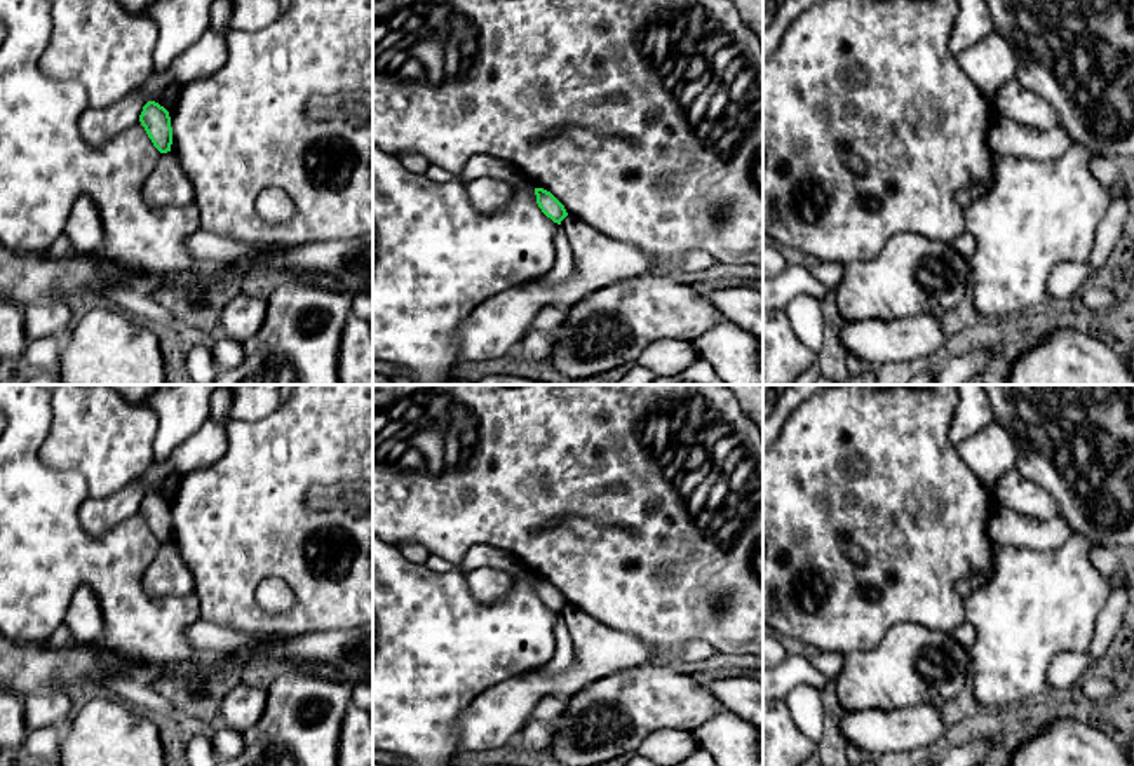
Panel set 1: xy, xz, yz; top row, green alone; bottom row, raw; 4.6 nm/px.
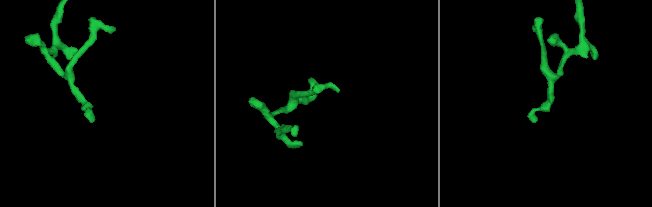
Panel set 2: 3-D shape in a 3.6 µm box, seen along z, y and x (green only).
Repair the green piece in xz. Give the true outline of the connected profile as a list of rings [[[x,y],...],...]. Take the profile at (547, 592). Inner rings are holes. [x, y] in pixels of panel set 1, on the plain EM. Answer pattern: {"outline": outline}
{"outline": [[[535,578],[535,585],[542,602],[554,613],[561,615],[561,611],[568,606],[564,595],[550,581],[543,578]]]}

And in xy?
{"outline": [[[148,491],[143,496],[139,505],[139,512],[145,517],[148,527],[152,529],[153,536],[160,543],[171,541],[172,534],[172,517],[169,501],[155,491]]]}

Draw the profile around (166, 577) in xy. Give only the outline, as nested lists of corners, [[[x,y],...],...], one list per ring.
[[[172,541],[160,543],[143,576],[152,597],[185,597],[195,594],[195,581]]]

